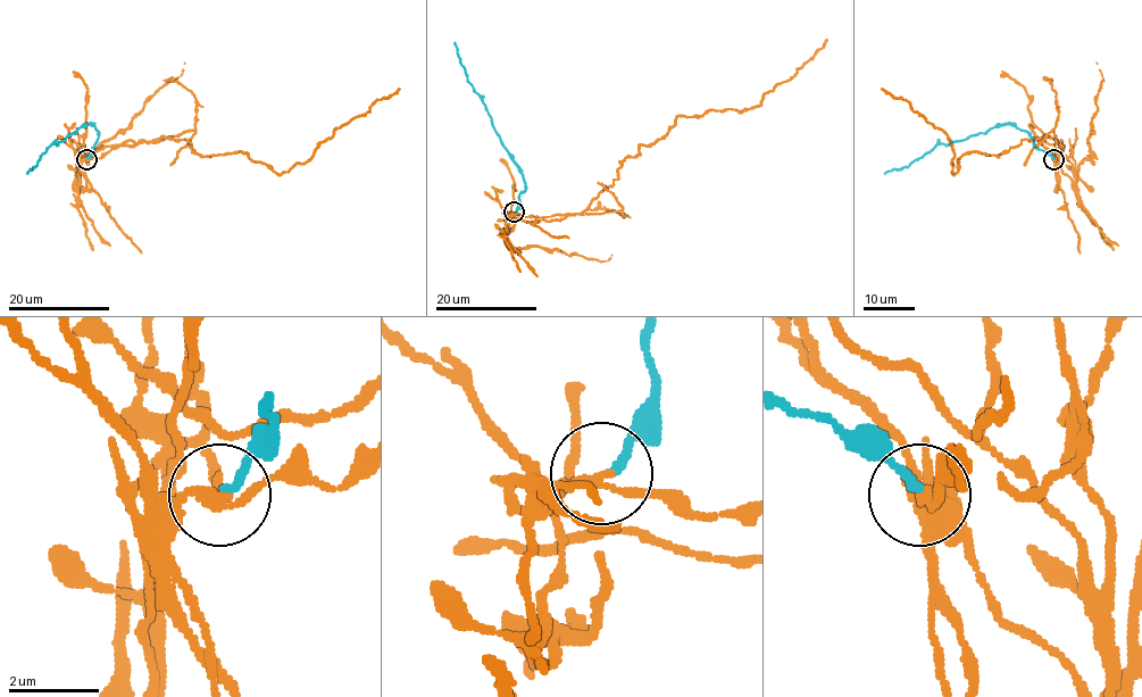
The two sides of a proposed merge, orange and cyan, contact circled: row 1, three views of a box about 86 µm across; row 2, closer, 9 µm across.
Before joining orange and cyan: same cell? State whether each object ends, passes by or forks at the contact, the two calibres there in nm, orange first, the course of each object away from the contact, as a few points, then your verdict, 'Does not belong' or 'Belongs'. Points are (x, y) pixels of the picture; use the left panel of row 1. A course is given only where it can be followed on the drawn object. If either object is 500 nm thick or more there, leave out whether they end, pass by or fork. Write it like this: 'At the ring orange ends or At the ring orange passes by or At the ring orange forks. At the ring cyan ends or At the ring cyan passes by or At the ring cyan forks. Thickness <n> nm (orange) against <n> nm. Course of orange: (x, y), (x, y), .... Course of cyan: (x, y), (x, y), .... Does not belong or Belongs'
At the ring orange passes by. At the ring cyan ends. Thickness 190 nm (orange) against 180 nm. Course of orange: (86, 158), (161, 135), (186, 140), (199, 155), (247, 152), (282, 174), (400, 89). Course of cyan: (86, 158), (98, 138), (98, 131), (90, 124), (84, 124), (64, 141), (53, 143), (26, 174). Does not belong

